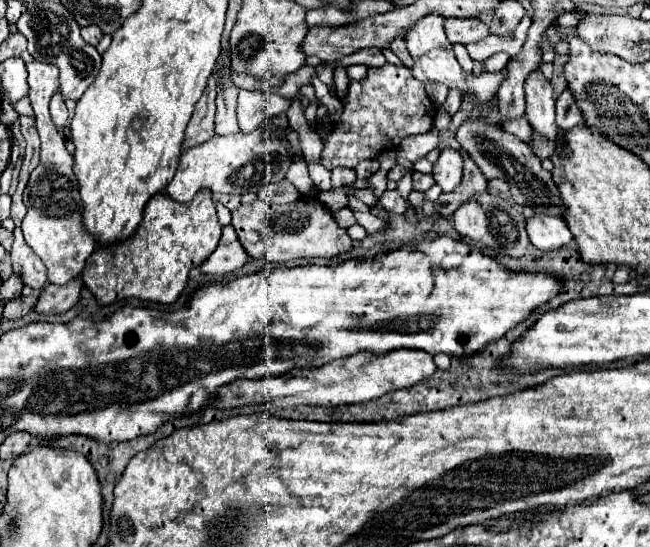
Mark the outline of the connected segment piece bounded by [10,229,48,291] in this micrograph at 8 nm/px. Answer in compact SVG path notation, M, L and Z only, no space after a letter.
M14 229L14 245L12 245L12 271L22 279L24 285L42 291L48 283L46 279L46 267L40 261L40 257L26 245L22 231Z

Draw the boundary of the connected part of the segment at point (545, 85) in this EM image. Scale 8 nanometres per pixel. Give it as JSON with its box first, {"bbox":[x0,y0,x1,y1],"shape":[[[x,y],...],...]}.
{"bbox":[524,69,562,143],"shape":[[[536,69],[526,77],[524,89],[526,89],[526,119],[530,121],[532,129],[558,143],[562,131],[554,121],[554,97],[550,81],[542,75],[540,69]]]}

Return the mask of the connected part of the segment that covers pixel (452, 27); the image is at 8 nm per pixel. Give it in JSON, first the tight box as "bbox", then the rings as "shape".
{"bbox":[444,19,488,43],"shape":[[[446,19],[444,29],[450,43],[474,43],[488,35],[488,27],[478,19]]]}

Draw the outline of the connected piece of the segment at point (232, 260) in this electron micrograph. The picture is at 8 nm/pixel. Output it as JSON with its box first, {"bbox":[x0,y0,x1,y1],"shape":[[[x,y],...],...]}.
{"bbox":[200,225,248,275],"shape":[[[228,225],[222,231],[222,239],[216,251],[200,265],[200,269],[210,275],[226,275],[240,269],[246,261],[248,255],[236,237],[236,231],[232,229],[232,225]]]}

